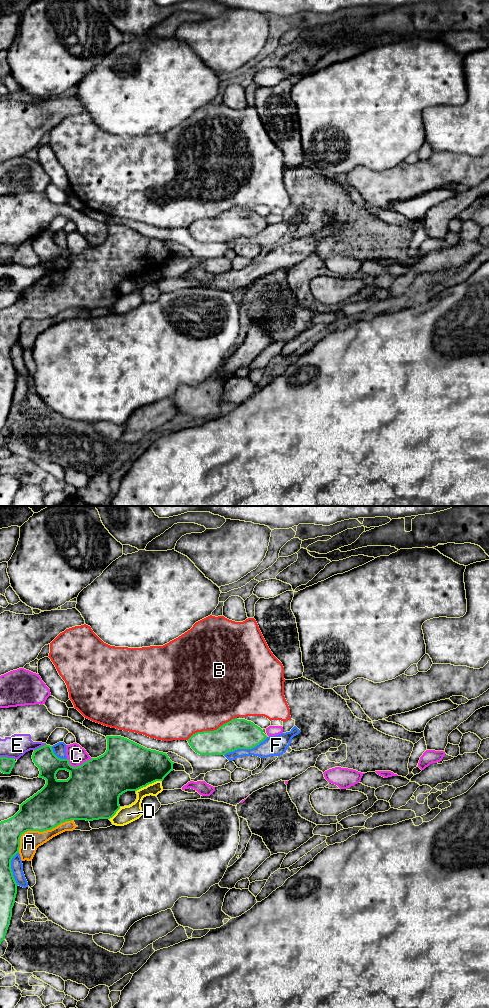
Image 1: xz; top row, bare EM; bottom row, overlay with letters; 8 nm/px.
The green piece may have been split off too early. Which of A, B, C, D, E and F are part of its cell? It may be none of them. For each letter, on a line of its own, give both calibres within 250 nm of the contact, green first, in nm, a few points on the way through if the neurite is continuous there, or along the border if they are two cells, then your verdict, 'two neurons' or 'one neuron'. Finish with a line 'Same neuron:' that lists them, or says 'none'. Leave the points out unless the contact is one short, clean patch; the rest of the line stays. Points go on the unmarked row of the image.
A: 320/160 nm | two neurons
B: 240/480 nm | two neurons
C: 440/150 nm | two neurons
D: 400/130 nm | two neurons
E: 110/180 nm | two neurons
F: 240/160 nm | two neurons
Same neuron: none

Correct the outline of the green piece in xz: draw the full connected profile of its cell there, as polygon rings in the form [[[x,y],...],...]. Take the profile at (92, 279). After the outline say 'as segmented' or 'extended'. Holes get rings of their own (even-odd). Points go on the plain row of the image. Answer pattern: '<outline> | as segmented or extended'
[[[106,224],[107,238],[97,245],[84,250],[82,253],[73,255],[68,247],[58,246],[50,233],[44,233],[34,238],[32,247],[39,256],[39,266],[46,268],[45,274],[20,293],[20,298],[11,306],[0,310],[0,432],[5,427],[10,408],[12,396],[17,382],[17,371],[11,357],[12,346],[19,341],[20,326],[27,319],[47,319],[61,311],[71,308],[93,309],[99,307],[110,307],[120,297],[119,285],[127,279],[137,279],[156,269],[163,269],[173,259],[173,252],[166,241],[147,237],[127,226],[121,224]],[[59,258],[70,261],[67,268],[58,268],[56,262]]] | as segmented

